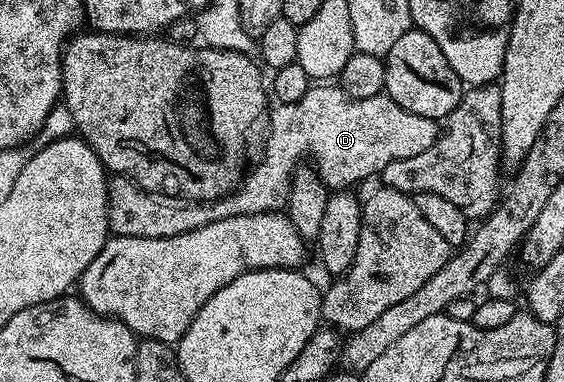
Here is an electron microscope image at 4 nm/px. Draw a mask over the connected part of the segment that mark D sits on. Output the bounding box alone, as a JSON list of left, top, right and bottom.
[108,83,440,239]

